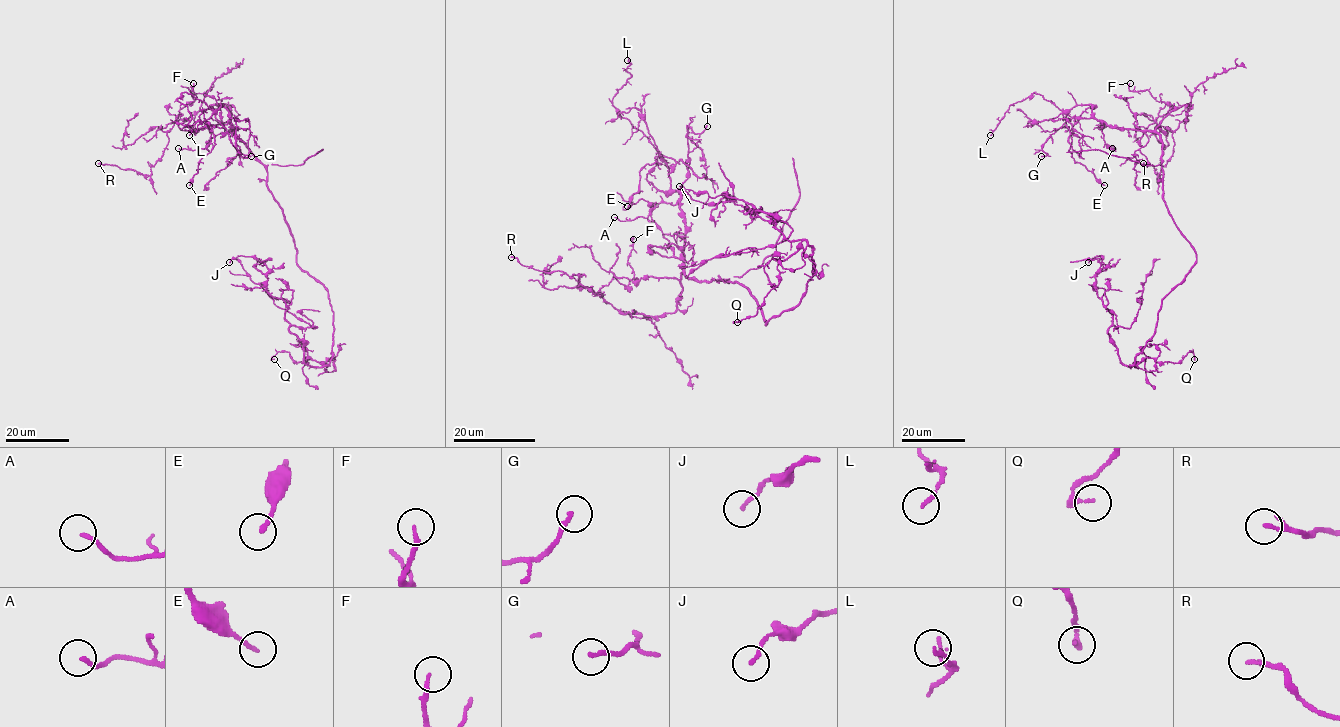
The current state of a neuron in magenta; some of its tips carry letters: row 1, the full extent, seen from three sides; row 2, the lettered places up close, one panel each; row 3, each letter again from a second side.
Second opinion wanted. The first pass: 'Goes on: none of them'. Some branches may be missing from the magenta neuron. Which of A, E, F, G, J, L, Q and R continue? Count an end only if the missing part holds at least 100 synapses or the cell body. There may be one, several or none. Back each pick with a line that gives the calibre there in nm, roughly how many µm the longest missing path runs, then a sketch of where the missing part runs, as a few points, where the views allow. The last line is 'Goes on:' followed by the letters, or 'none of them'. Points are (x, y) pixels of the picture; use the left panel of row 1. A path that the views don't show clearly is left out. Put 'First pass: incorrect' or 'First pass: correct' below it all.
Goes on: none of them
First pass: correct

